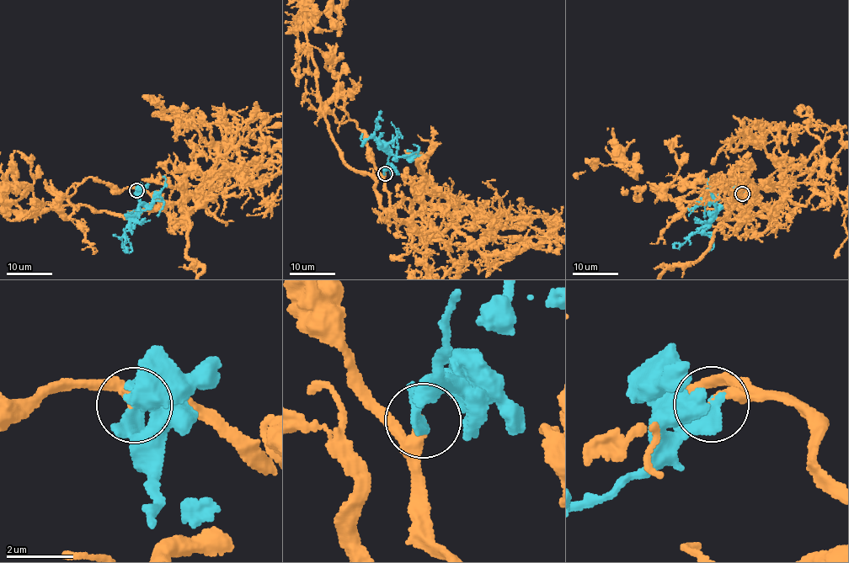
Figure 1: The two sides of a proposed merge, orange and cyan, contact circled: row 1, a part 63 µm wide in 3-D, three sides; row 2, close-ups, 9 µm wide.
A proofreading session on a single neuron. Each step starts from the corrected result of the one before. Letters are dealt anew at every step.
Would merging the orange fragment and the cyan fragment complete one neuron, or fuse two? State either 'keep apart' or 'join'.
join

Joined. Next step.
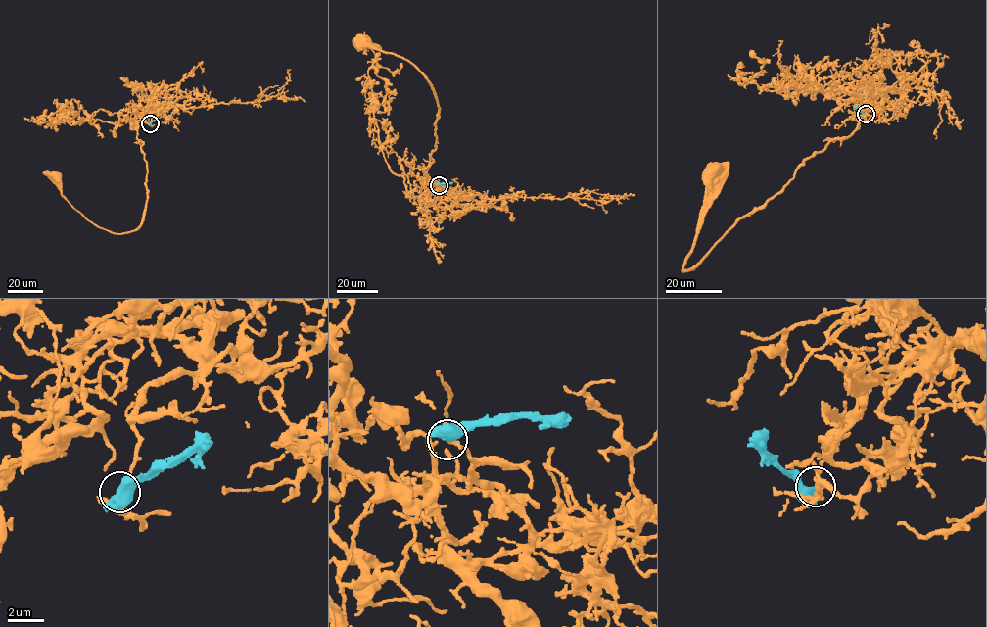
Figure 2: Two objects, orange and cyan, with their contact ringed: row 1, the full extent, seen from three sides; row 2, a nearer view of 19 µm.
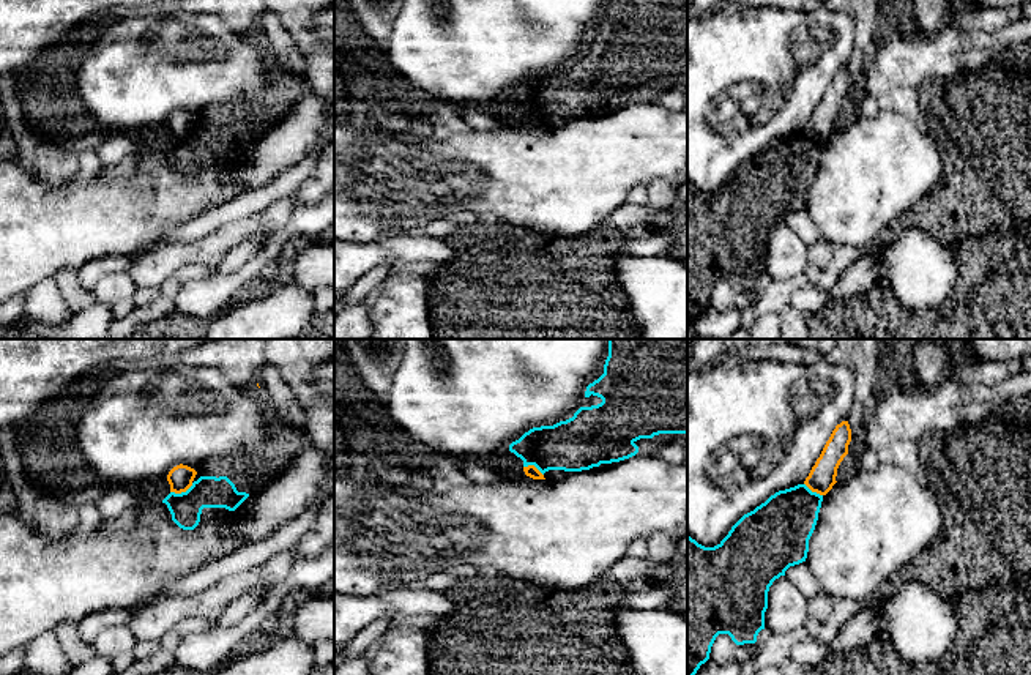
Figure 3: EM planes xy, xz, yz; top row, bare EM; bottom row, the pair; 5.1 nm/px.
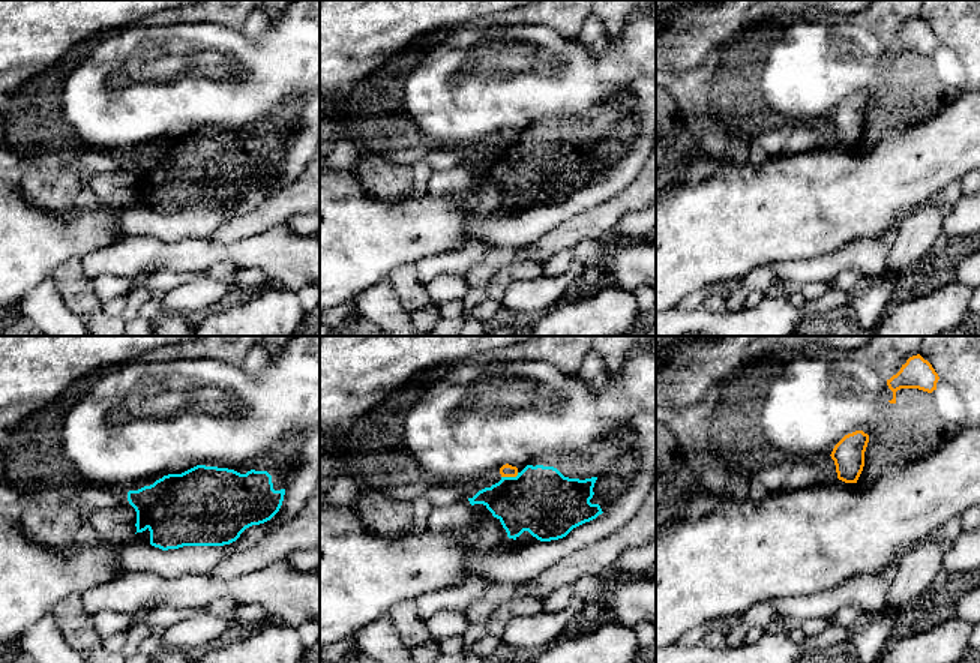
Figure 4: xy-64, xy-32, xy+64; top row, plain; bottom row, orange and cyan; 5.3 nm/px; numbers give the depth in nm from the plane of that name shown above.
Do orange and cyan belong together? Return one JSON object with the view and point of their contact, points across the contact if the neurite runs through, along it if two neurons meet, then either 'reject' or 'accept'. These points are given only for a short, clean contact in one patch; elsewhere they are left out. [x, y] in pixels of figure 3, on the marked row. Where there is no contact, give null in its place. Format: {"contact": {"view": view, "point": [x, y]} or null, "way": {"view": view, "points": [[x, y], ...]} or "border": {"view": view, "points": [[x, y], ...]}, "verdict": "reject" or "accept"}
{"contact": {"view": "xy", "point": [182, 491]}, "border": {"view": "xy", "points": [[193, 483], [185, 491], [171, 492]]}, "verdict": "reject"}

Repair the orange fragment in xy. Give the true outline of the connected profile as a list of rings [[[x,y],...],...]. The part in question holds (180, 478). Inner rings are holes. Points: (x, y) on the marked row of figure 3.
[[[180,464],[173,467],[167,475],[170,492],[175,494],[186,492],[192,486],[195,475],[197,472],[188,465]]]

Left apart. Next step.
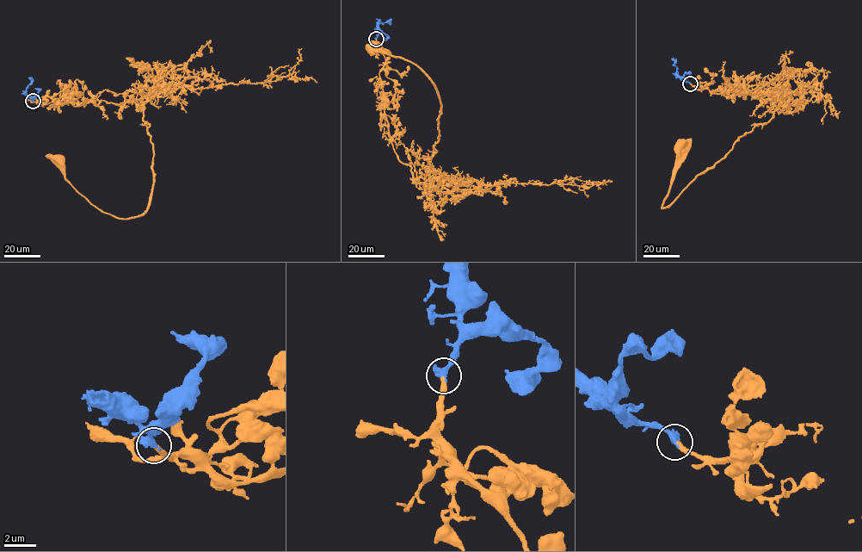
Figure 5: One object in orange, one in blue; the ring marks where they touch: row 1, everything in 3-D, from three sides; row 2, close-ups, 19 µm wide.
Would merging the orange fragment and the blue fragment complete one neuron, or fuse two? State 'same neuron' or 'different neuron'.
same neuron

